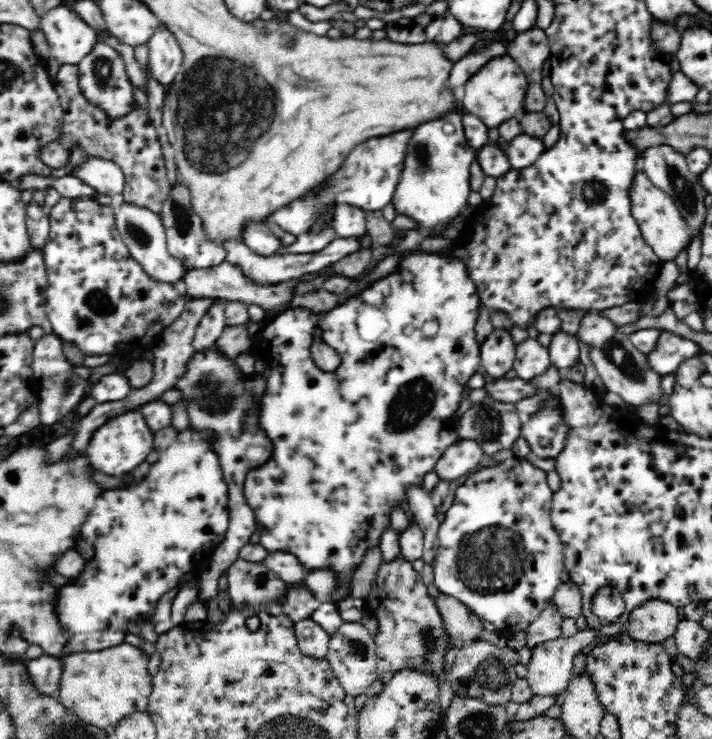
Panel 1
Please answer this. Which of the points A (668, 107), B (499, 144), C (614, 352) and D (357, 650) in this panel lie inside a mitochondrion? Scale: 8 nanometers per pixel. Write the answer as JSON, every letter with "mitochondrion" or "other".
{"A":"other","B":"other","C":"mitochondrion","D":"mitochondrion"}

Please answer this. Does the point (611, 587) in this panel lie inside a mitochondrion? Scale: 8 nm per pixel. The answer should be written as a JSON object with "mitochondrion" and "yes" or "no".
{"mitochondrion":"no"}

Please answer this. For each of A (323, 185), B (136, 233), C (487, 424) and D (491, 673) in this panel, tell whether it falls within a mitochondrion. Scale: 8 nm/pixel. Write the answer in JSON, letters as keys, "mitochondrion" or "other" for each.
{"A":"other","B":"mitochondrion","C":"mitochondrion","D":"mitochondrion"}

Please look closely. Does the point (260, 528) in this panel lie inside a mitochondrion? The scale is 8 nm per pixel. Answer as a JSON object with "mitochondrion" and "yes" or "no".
{"mitochondrion":"no"}

